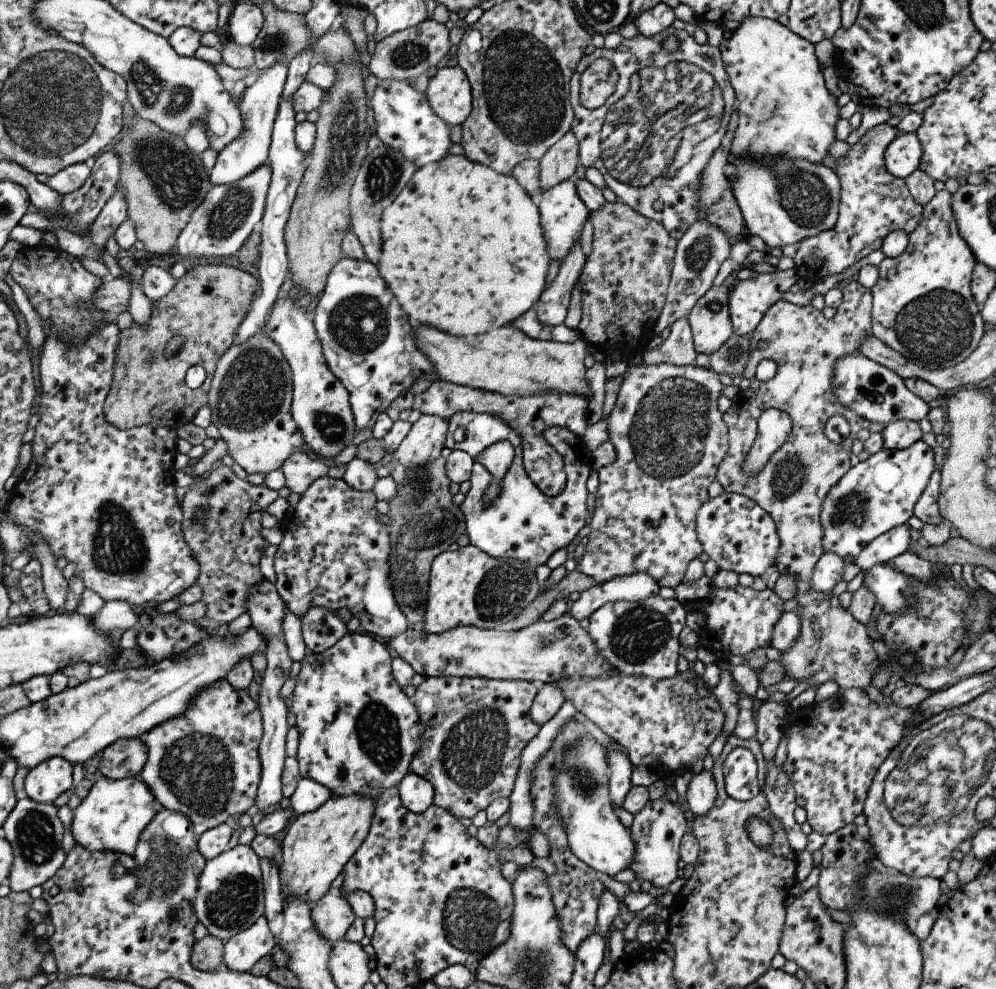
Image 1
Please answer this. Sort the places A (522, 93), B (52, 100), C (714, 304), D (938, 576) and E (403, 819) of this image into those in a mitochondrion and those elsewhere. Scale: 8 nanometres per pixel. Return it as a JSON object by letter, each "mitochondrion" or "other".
{"A":"mitochondrion","B":"mitochondrion","C":"mitochondrion","D":"other","E":"other"}

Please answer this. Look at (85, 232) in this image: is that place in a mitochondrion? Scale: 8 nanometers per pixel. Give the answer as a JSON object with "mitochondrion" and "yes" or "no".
{"mitochondrion":"no"}

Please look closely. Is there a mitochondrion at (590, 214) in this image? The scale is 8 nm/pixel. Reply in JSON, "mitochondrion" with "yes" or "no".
{"mitochondrion":"no"}

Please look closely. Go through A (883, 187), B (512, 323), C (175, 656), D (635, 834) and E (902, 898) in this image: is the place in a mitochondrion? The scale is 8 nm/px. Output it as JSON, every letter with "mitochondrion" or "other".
{"A":"other","B":"other","C":"other","D":"other","E":"mitochondrion"}

